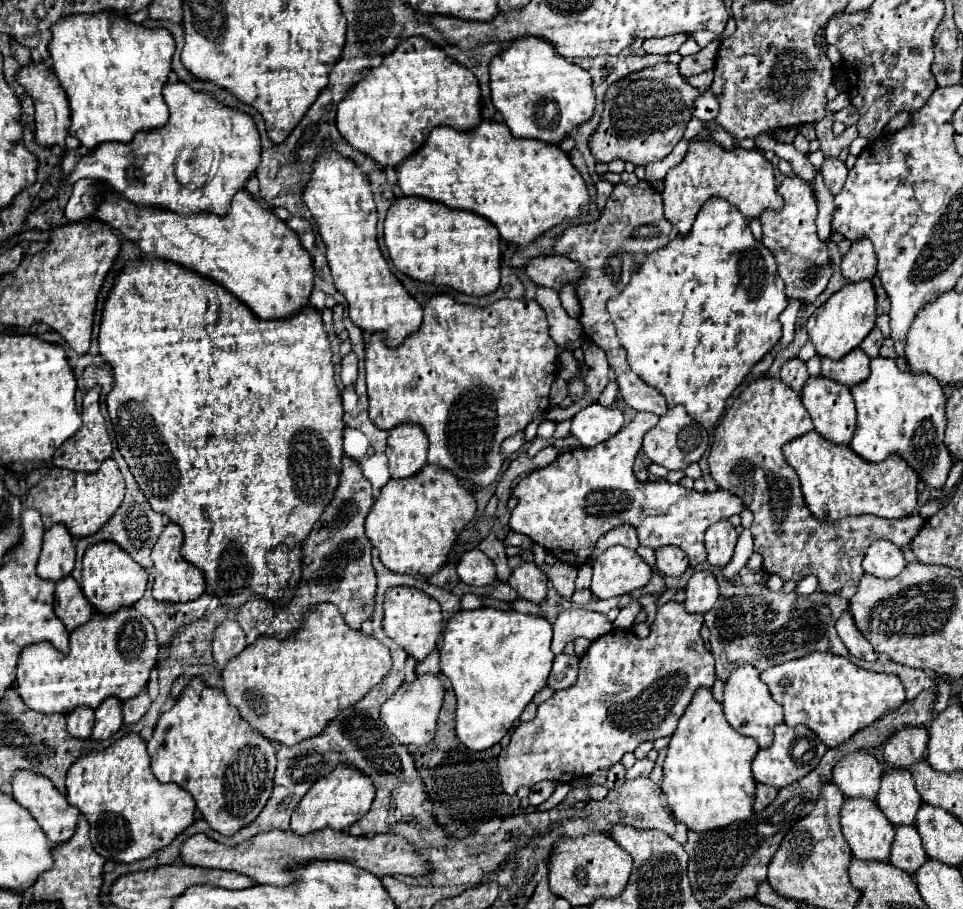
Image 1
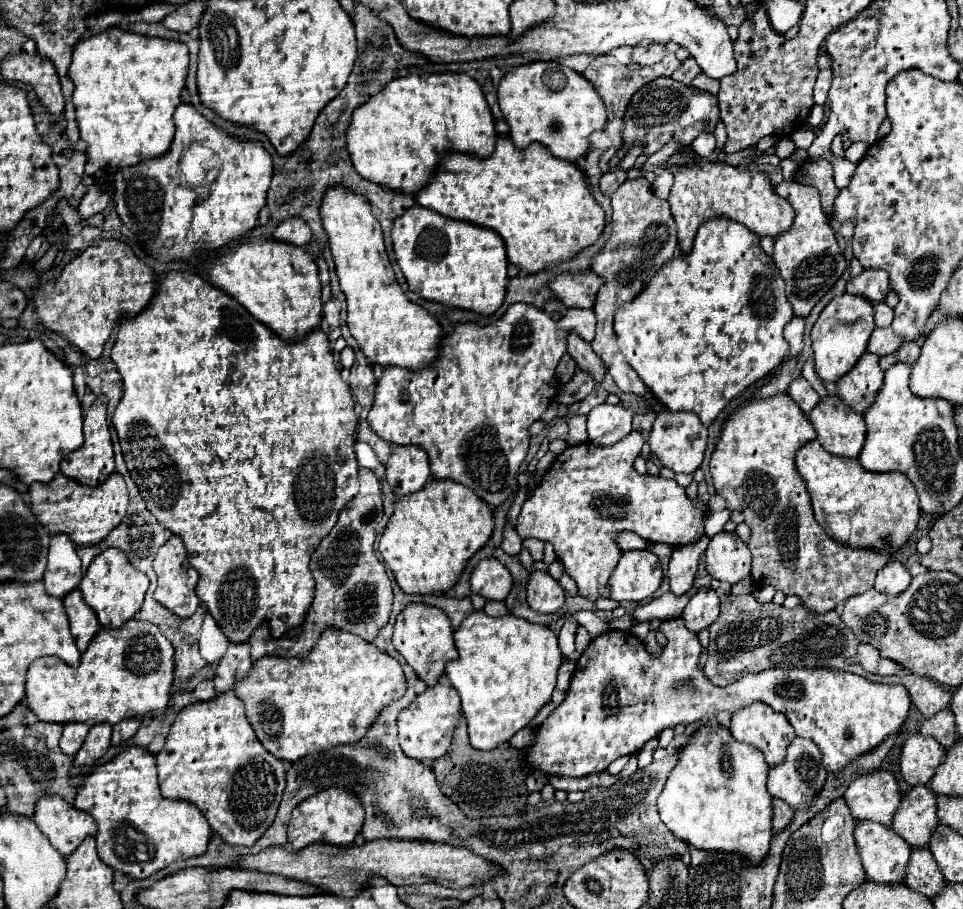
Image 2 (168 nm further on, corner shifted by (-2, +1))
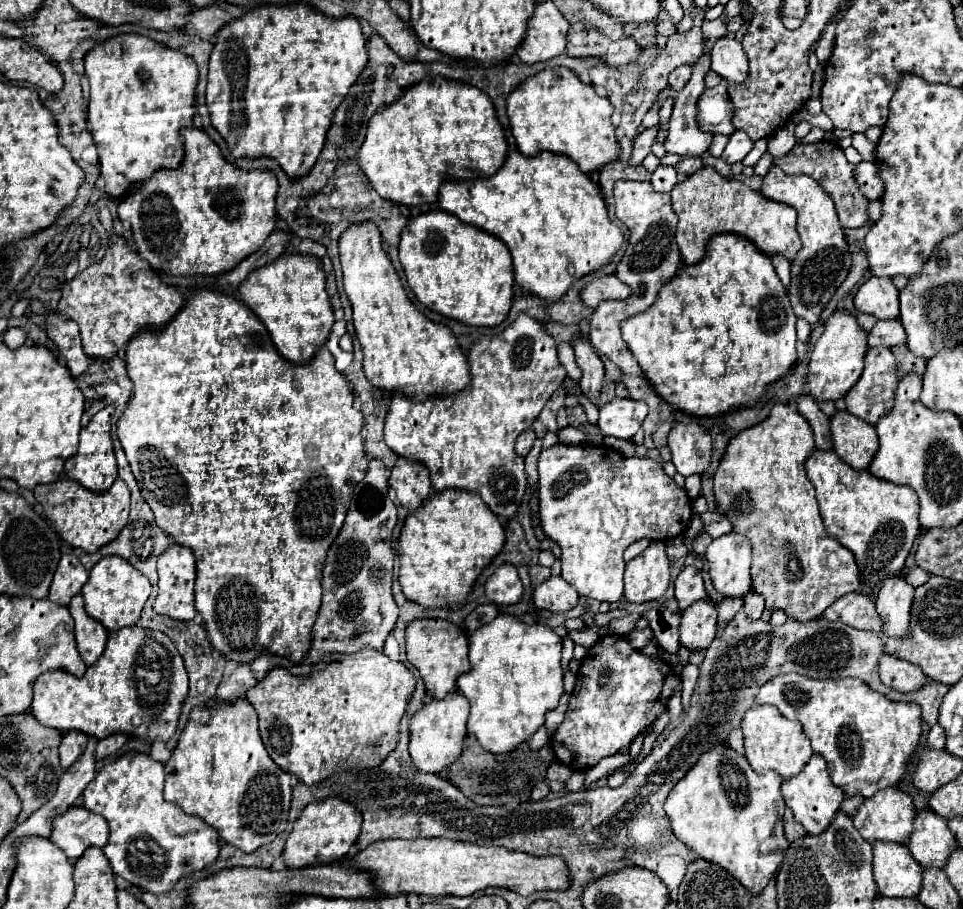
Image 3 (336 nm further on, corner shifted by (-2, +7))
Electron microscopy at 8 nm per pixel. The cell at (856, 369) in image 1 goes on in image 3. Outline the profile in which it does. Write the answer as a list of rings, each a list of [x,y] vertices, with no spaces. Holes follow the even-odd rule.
[[[869,348],[865,354],[865,370],[859,378],[859,382],[847,392],[845,402],[847,402],[847,410],[865,420],[867,424],[877,424],[881,420],[881,416],[885,416],[889,412],[889,408],[893,408],[893,394],[897,390],[897,360],[891,352],[891,348]]]

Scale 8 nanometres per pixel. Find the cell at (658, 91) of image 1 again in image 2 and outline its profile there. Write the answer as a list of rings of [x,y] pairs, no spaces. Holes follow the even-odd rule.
[[[661,76],[637,90],[623,120],[623,148],[631,150],[635,146],[645,146],[643,154],[651,156],[669,140],[681,140],[681,144],[691,144],[701,132],[713,132],[719,120],[717,98],[695,86],[677,84],[671,76]]]

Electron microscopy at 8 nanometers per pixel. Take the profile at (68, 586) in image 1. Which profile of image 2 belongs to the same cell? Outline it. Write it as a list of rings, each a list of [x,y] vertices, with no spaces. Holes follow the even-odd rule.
[[[75,588],[73,592],[69,592],[69,596],[63,598],[63,606],[71,624],[71,634],[75,638],[75,644],[79,652],[83,652],[91,642],[91,638],[101,630],[101,624],[93,614],[93,608],[85,604],[79,588]]]

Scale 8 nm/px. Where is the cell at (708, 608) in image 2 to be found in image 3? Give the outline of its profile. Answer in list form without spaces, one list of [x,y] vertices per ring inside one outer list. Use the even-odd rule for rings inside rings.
[[[709,600],[695,602],[681,616],[681,646],[685,646],[689,652],[705,650],[715,638],[715,628],[717,606],[713,606]]]

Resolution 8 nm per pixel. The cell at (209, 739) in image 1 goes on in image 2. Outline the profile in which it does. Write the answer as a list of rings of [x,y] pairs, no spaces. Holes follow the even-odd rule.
[[[233,690],[223,692],[207,702],[189,704],[177,714],[165,738],[165,746],[157,754],[157,772],[163,796],[193,802],[207,818],[211,830],[219,834],[227,844],[235,846],[255,844],[255,840],[273,822],[285,788],[285,762],[277,760],[261,746],[253,728],[247,722],[245,706]]]

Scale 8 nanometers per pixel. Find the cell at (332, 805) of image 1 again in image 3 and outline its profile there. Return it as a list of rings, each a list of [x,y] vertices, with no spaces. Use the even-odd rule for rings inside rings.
[[[327,798],[323,802],[311,802],[301,818],[295,822],[293,832],[287,838],[283,860],[287,868],[305,868],[315,864],[331,864],[345,858],[349,848],[355,844],[361,830],[361,812],[337,798]]]

